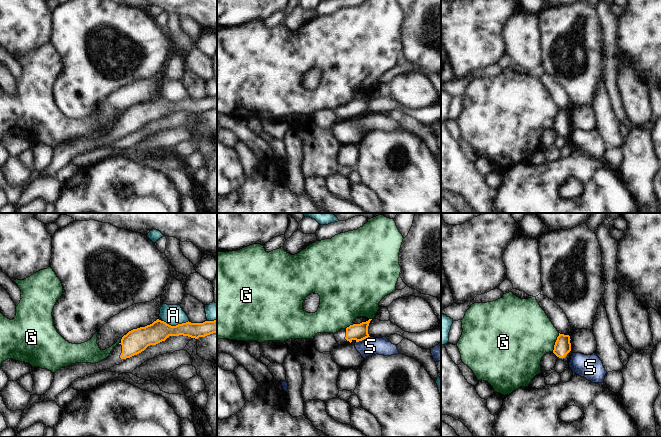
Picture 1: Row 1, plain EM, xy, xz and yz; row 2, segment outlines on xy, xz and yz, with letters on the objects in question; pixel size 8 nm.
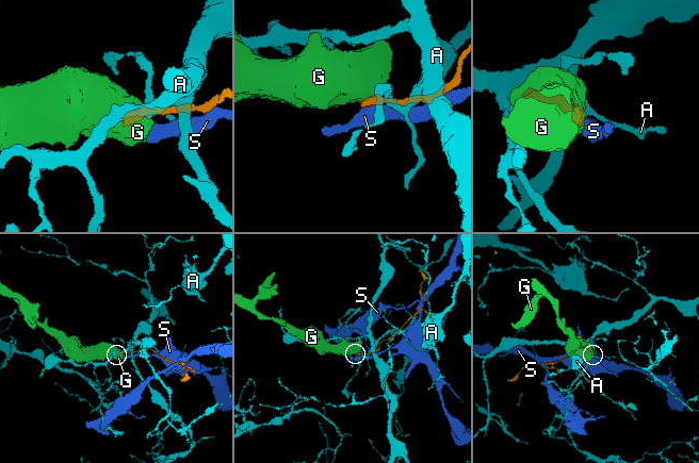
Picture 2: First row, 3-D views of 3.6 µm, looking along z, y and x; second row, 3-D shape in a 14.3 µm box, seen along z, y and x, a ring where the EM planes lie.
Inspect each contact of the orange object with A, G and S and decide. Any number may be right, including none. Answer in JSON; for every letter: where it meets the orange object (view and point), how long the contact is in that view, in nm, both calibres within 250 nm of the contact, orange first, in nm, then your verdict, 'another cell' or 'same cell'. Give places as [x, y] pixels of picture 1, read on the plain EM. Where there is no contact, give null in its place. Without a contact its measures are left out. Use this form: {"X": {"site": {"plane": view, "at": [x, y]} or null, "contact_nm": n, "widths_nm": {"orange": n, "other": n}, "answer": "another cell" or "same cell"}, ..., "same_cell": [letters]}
{"A": {"site": {"plane": "xy", "at": [176, 101]}, "contact_nm": 220, "widths_nm": {"orange": 170, "other": 160}, "answer": "another cell"}, "G": {"site": {"plane": "yz", "at": [555, 118]}, "contact_nm": 160, "widths_nm": {"orange": 140, "other": 460}, "answer": "another cell"}, "S": {"site": {"plane": "xz", "at": [362, 115]}, "contact_nm": 120, "widths_nm": {"orange": 140, "other": 150}, "answer": "another cell"}, "same_cell": []}

